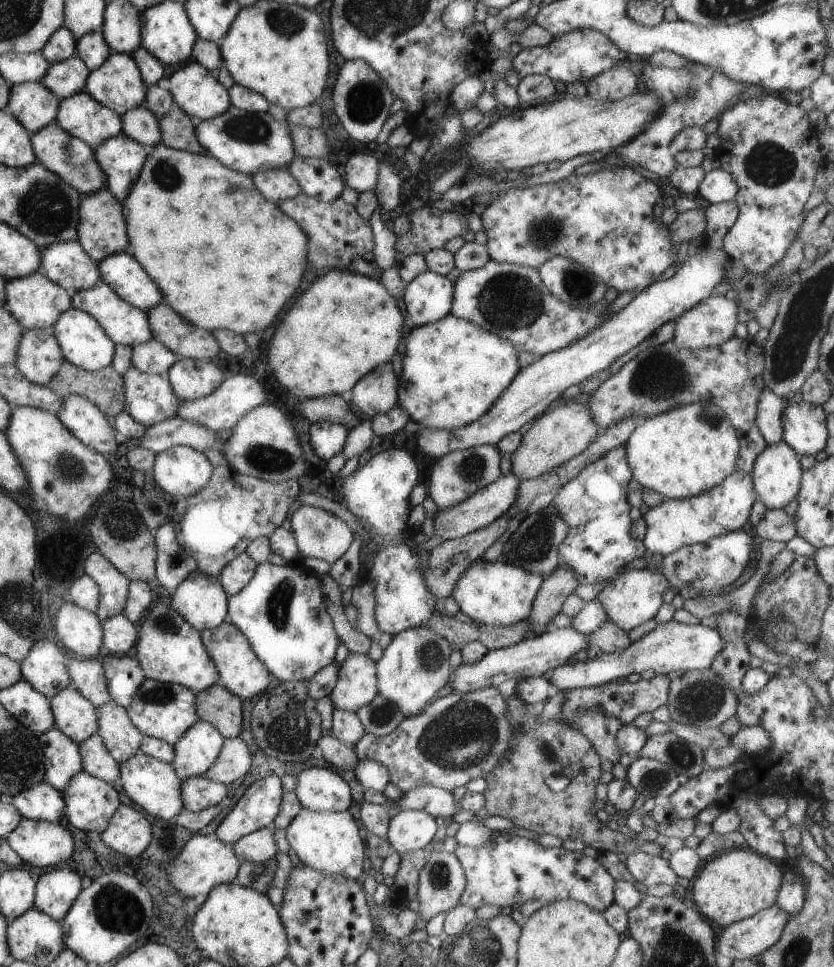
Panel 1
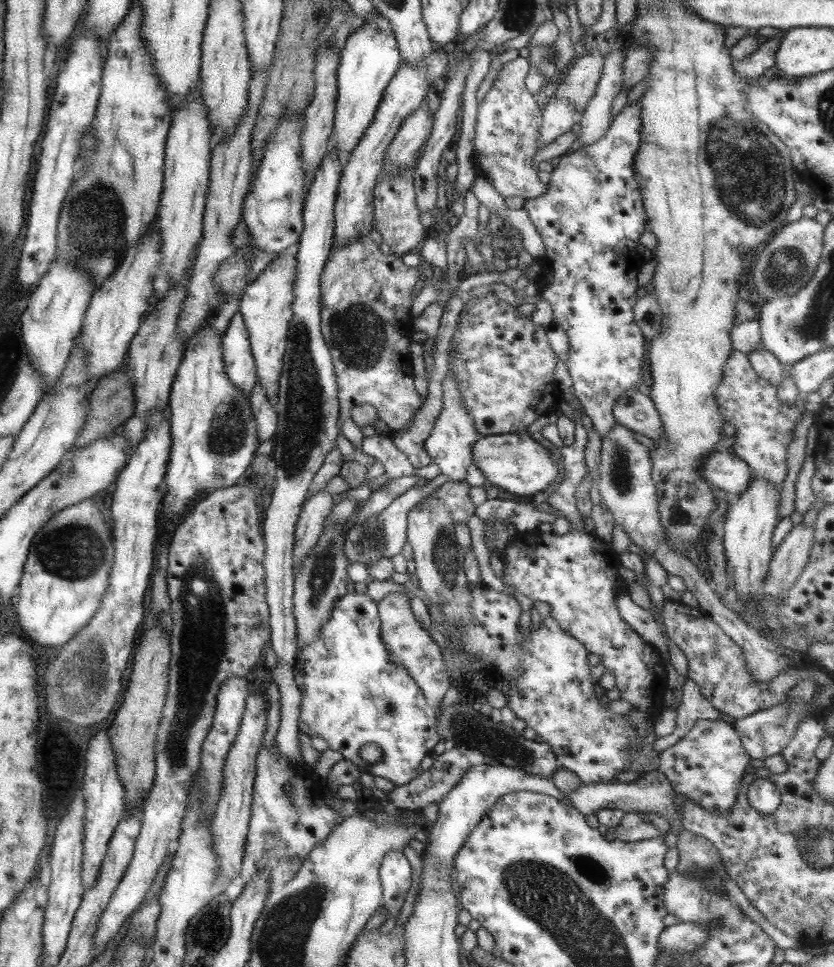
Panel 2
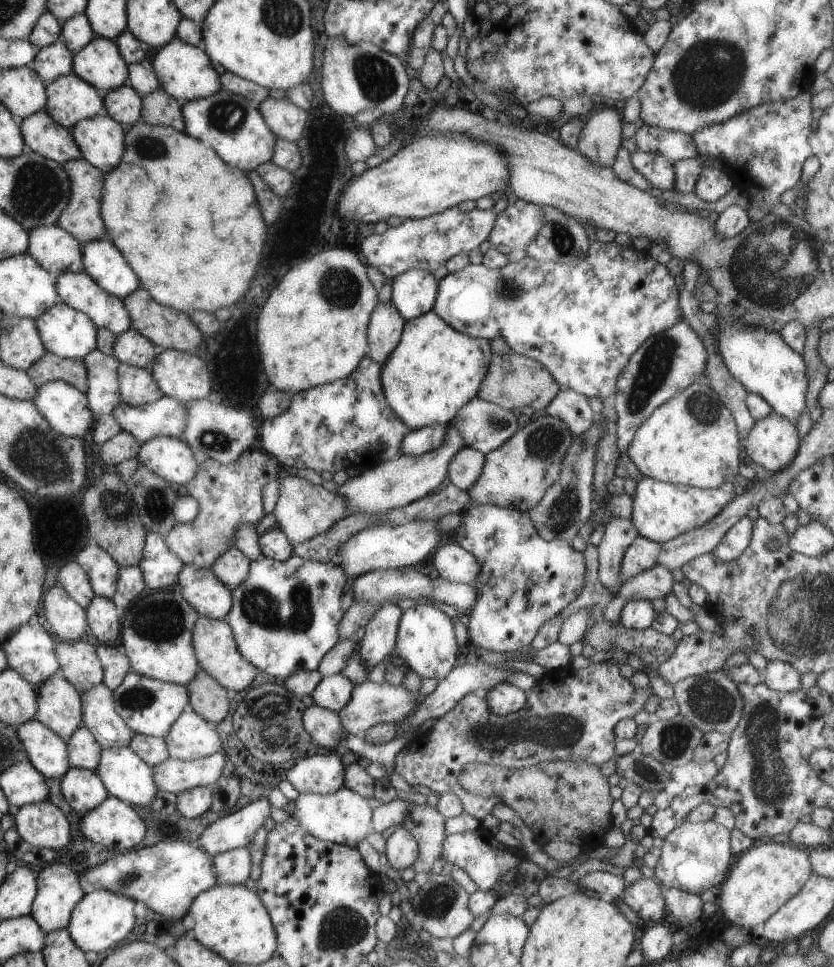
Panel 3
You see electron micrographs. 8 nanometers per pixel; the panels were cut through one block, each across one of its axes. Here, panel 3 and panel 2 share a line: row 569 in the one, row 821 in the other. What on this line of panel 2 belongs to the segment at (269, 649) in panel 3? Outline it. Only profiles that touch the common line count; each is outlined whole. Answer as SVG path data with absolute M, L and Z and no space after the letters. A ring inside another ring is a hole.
M275 740L269 748L260 748L254 765L255 777L252 784L250 816L246 842L243 846L243 858L252 858L257 871L261 871L266 866L275 866L277 861L287 857L306 859L311 849L327 838L337 824L343 821L343 817L325 803L324 783L320 783L320 780L316 779L316 776L303 763L291 762L289 758L283 758L275 748Z

